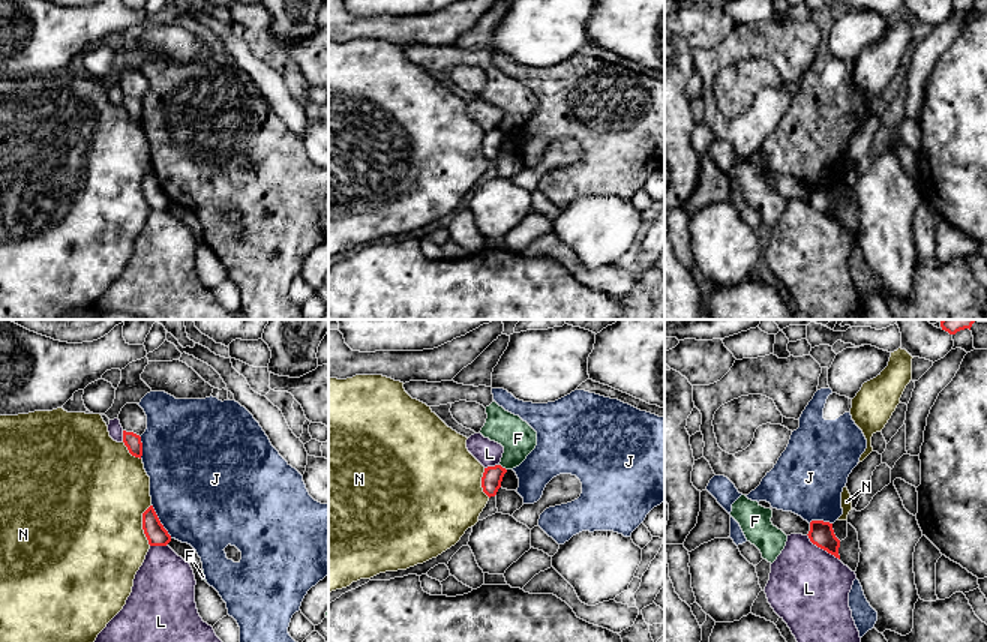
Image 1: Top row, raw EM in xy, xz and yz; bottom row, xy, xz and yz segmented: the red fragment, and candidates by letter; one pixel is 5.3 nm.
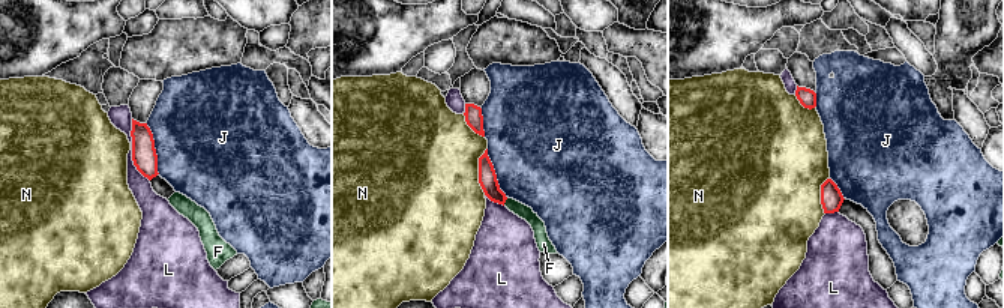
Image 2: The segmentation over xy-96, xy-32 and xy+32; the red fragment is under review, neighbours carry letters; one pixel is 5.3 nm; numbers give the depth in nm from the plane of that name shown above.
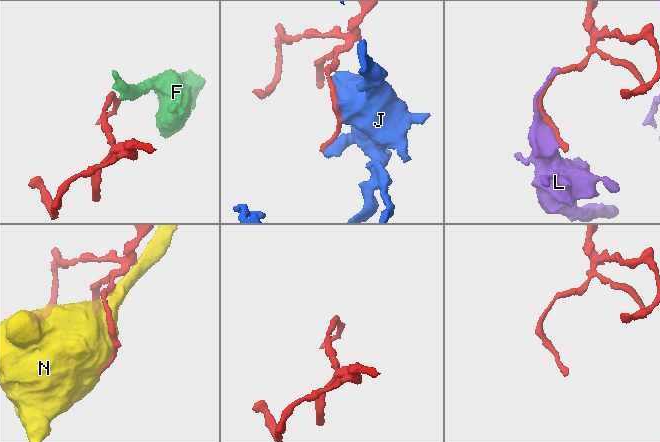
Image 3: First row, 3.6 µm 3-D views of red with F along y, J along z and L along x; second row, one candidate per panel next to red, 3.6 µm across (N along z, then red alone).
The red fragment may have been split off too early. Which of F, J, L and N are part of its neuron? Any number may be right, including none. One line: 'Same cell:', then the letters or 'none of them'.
Same cell: none of them

